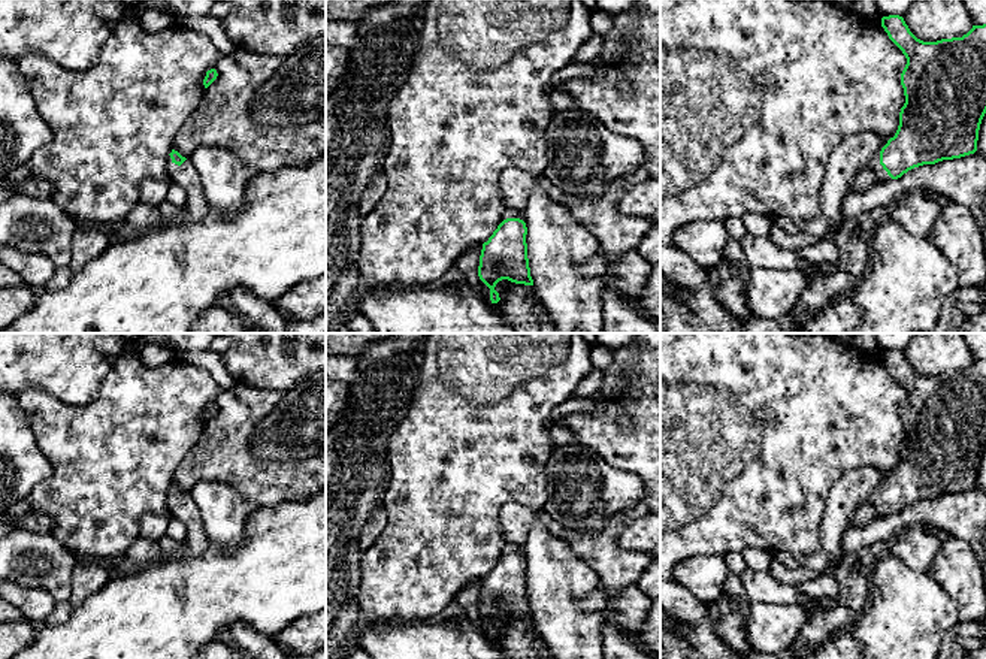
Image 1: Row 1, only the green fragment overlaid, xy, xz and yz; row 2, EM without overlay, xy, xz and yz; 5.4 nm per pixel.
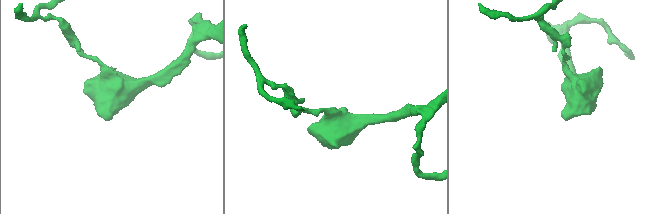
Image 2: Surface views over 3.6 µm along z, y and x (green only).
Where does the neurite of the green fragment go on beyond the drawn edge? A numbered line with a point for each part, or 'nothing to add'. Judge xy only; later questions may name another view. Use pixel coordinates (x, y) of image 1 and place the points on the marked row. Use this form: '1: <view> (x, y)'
1: xy (185, 175)

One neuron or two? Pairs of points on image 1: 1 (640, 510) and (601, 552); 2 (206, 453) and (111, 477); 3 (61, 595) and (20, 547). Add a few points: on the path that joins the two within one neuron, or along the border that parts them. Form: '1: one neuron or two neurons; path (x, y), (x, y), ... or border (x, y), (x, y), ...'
1: one neuron; path (628, 516), (610, 532), (607, 540)
2: two neurons; border (202, 431), (197, 443), (180, 463), (172, 483)
3: one neuron; path (57, 582), (33, 556)

